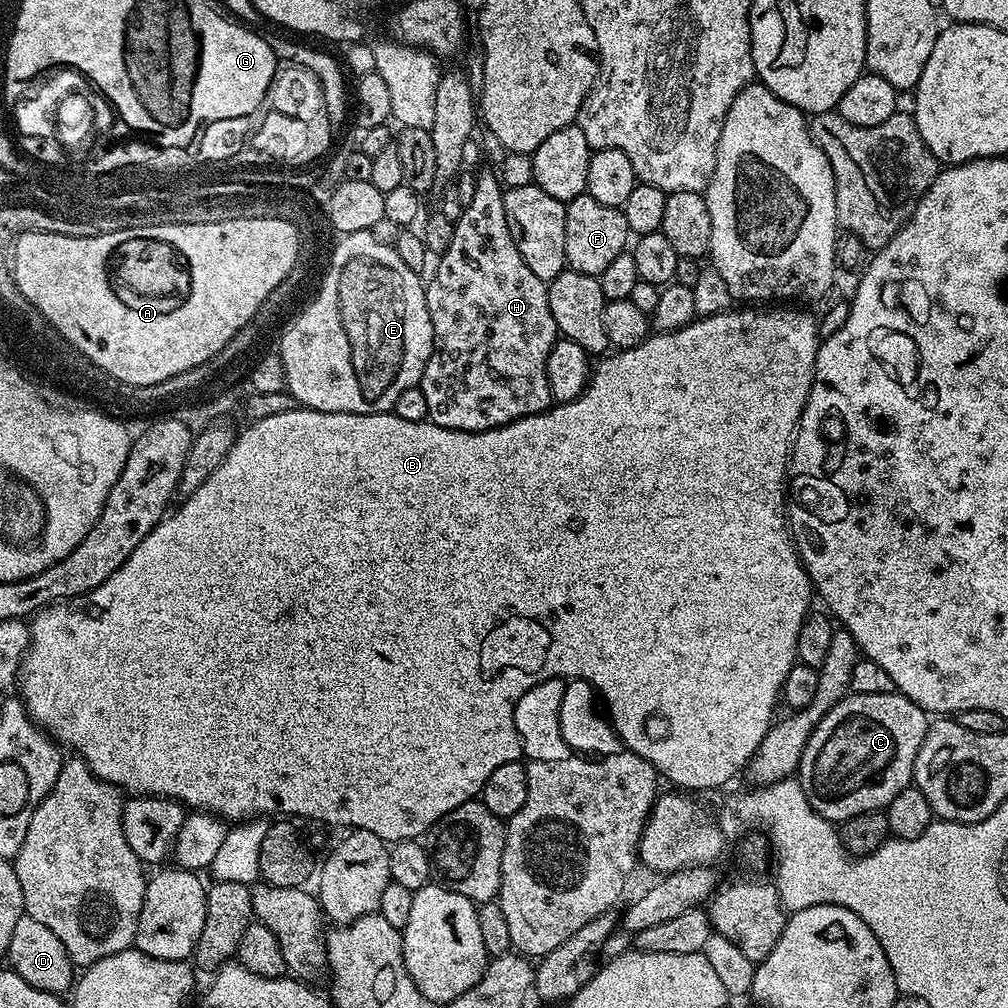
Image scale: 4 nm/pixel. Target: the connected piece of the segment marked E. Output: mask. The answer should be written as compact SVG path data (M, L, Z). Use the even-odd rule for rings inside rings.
M372 239L372 256L364 256L364 250L354 252L342 262L338 270L338 278L334 278L336 286L336 322L342 332L342 352L348 352L350 366L338 366L338 376L324 378L324 386L300 386L300 396L292 384L292 378L284 378L287 392L296 399L297 405L313 408L315 412L345 412L356 414L356 400L368 400L364 394L360 374L356 364L364 362L372 368L372 409L375 412L391 412L398 394L402 390L410 390L419 385L422 374L426 370L426 362L432 356L434 337L430 310L424 297L425 285L420 284L421 277L410 270L396 253L395 247L377 243Z

